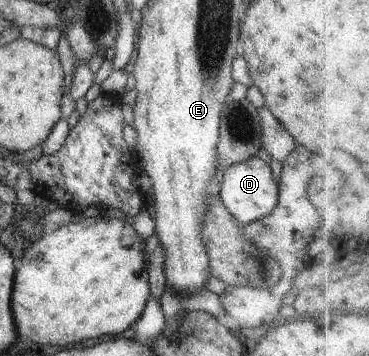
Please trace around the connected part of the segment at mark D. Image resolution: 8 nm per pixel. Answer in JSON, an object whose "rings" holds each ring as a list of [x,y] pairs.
{"rings":[[[258,155],[230,165],[223,172],[220,181],[221,189],[218,198],[240,224],[250,224],[270,214],[276,208],[279,186],[274,180],[269,164],[260,159]]]}

